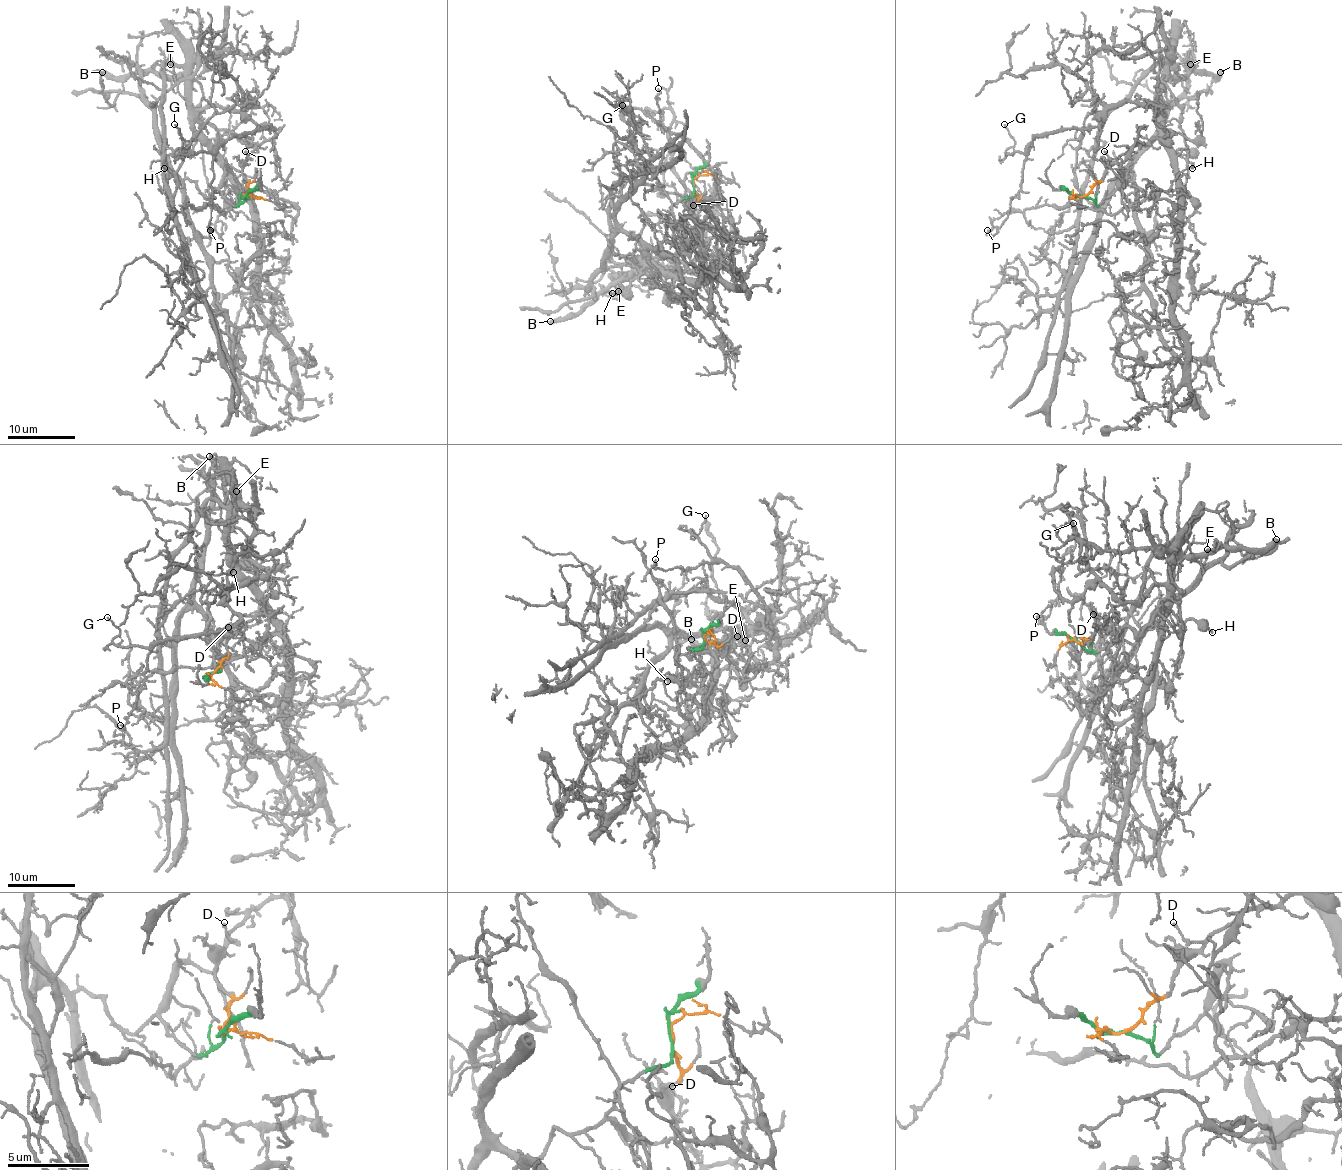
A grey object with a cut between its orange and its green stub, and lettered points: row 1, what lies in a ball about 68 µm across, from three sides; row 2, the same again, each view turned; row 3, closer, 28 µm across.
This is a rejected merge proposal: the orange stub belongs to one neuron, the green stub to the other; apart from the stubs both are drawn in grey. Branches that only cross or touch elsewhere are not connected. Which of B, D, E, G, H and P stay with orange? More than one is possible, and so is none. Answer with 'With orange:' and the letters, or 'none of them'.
With orange: B, D, E, G, H, P

